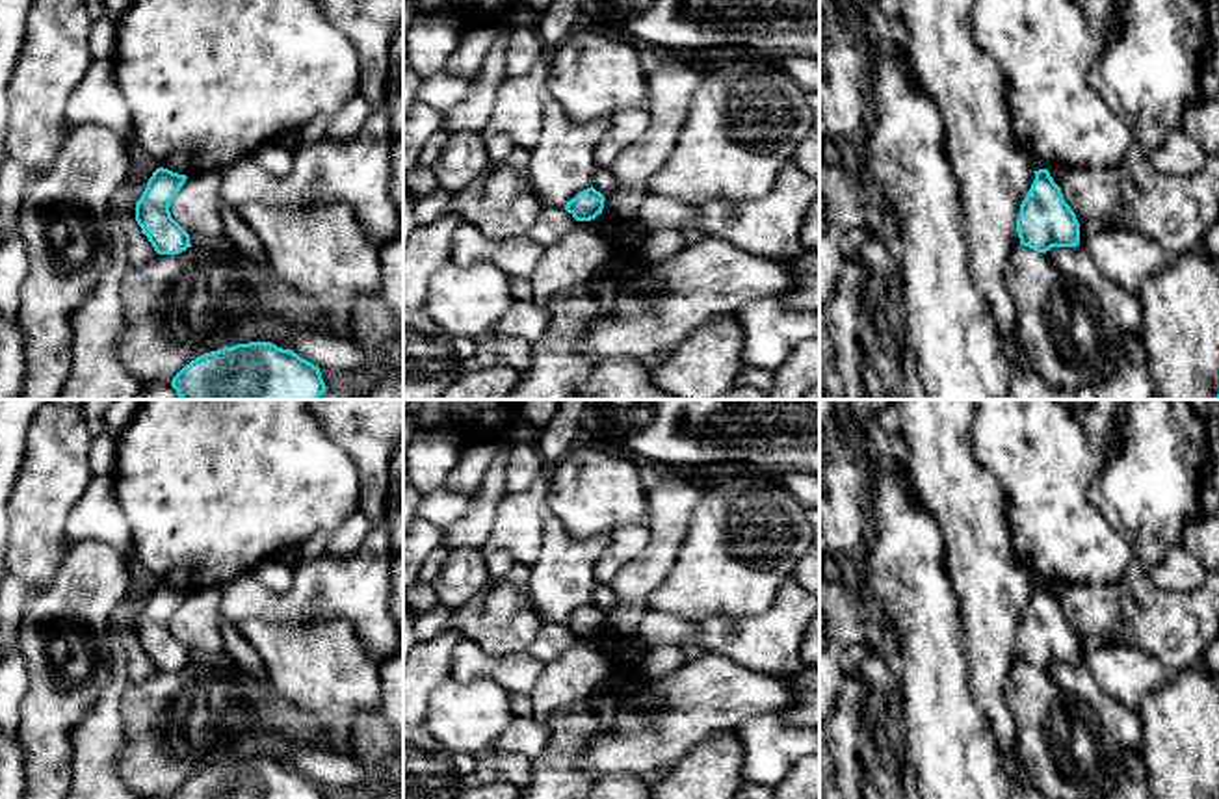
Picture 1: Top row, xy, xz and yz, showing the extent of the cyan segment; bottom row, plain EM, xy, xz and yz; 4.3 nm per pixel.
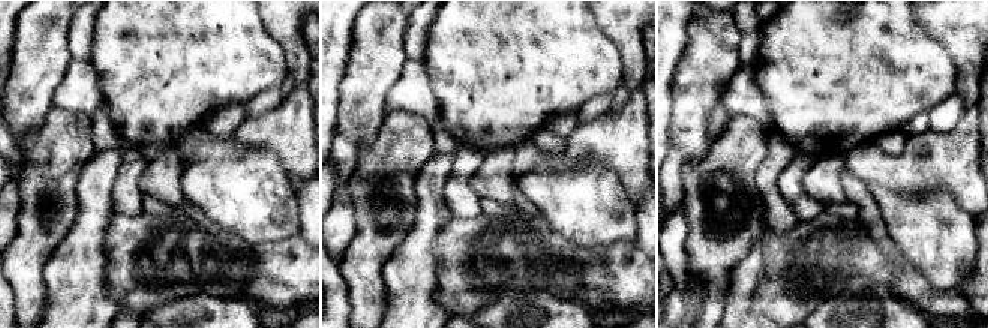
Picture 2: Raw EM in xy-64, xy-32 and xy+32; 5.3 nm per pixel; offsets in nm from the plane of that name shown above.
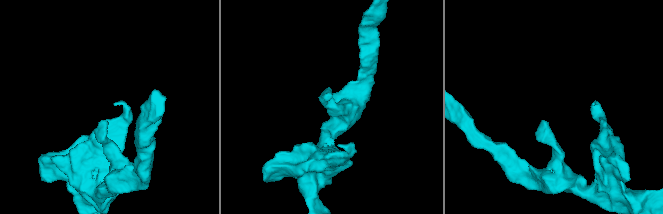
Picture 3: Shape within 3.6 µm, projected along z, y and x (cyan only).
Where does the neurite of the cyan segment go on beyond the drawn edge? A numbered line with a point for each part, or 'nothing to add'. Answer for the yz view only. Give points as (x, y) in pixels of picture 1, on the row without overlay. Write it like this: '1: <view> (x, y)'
nothing to add

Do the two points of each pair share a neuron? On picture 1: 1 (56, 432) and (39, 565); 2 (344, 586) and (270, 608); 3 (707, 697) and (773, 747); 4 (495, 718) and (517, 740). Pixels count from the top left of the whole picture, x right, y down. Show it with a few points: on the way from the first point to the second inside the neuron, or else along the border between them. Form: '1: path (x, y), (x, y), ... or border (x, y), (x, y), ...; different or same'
1: path (56, 465), (39, 506), (39, 532); same
2: path (326, 586), (309, 599), (288, 606); same
3: border (779, 710), (746, 718), (733, 729); different
4: border (515, 718), (491, 747); different

